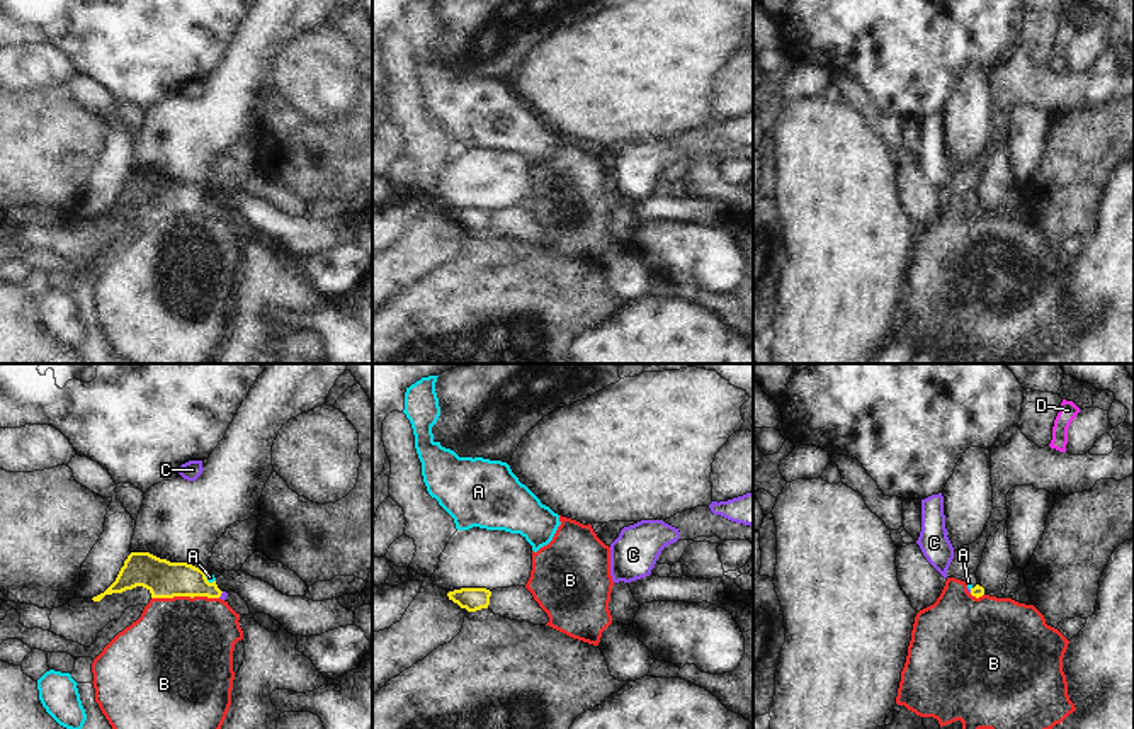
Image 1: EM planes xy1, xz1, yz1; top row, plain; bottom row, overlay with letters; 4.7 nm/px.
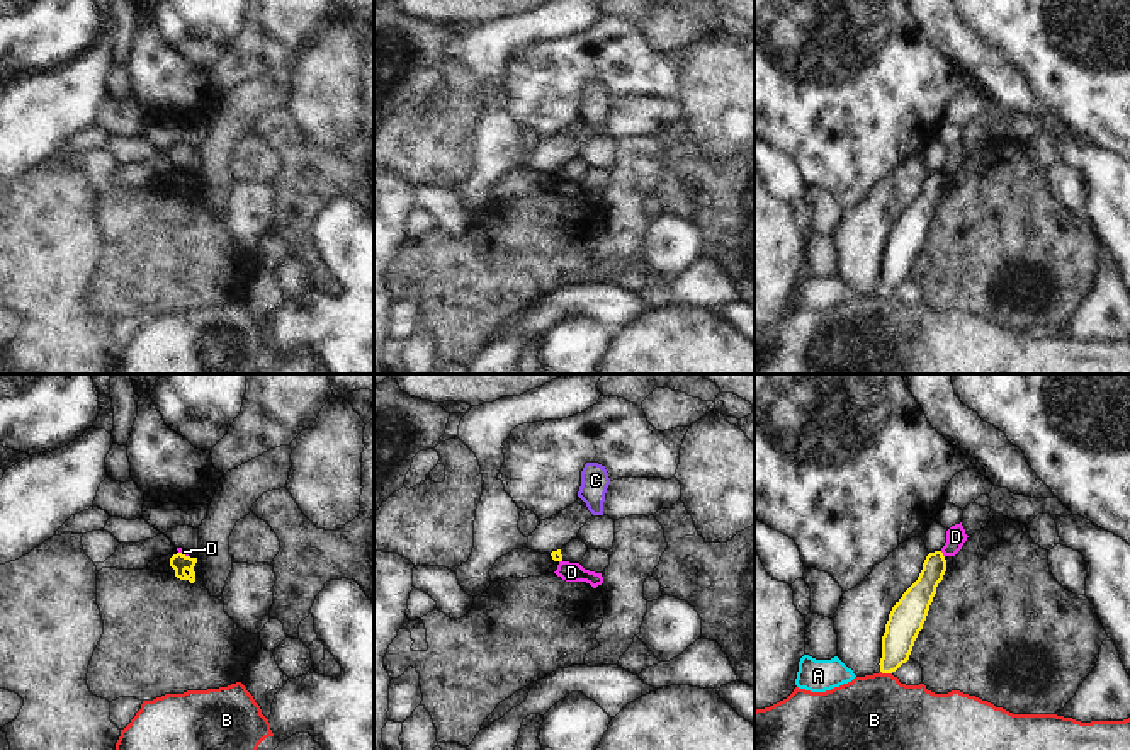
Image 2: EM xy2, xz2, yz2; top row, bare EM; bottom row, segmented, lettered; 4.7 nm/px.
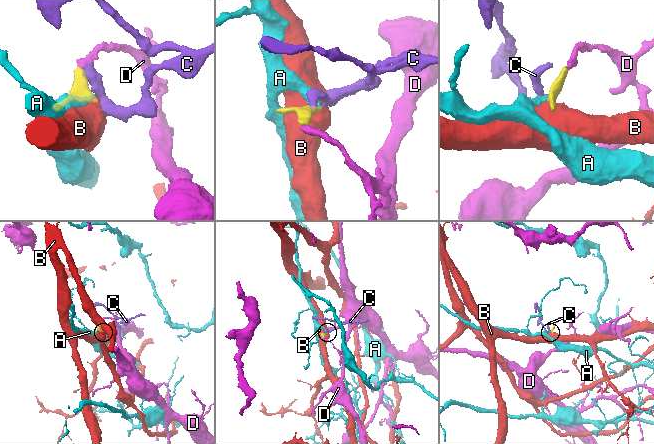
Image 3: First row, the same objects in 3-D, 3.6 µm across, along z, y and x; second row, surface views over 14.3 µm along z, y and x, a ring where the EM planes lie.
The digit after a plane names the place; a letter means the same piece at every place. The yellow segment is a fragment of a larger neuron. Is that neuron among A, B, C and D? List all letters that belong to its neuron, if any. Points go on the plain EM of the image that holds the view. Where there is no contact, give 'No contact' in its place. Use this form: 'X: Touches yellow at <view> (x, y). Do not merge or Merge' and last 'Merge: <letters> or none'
A: Touches yellow at xy1 (206, 199). Do not merge
B: Touches yellow at xy1 (184, 214). Do not merge
C: Touches yellow at xy1 (220, 214). Merge
D: Touches yellow at yz2 (942, 174). Do not merge
Merge: C.

